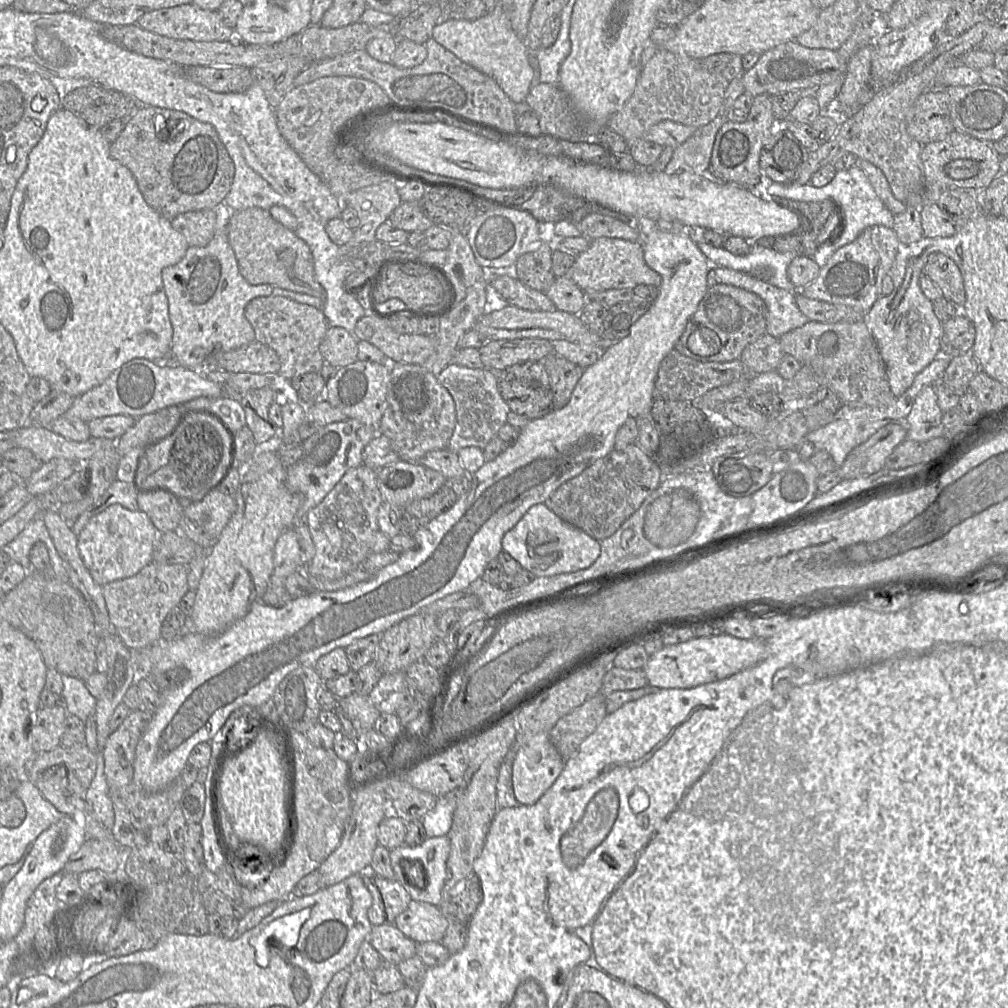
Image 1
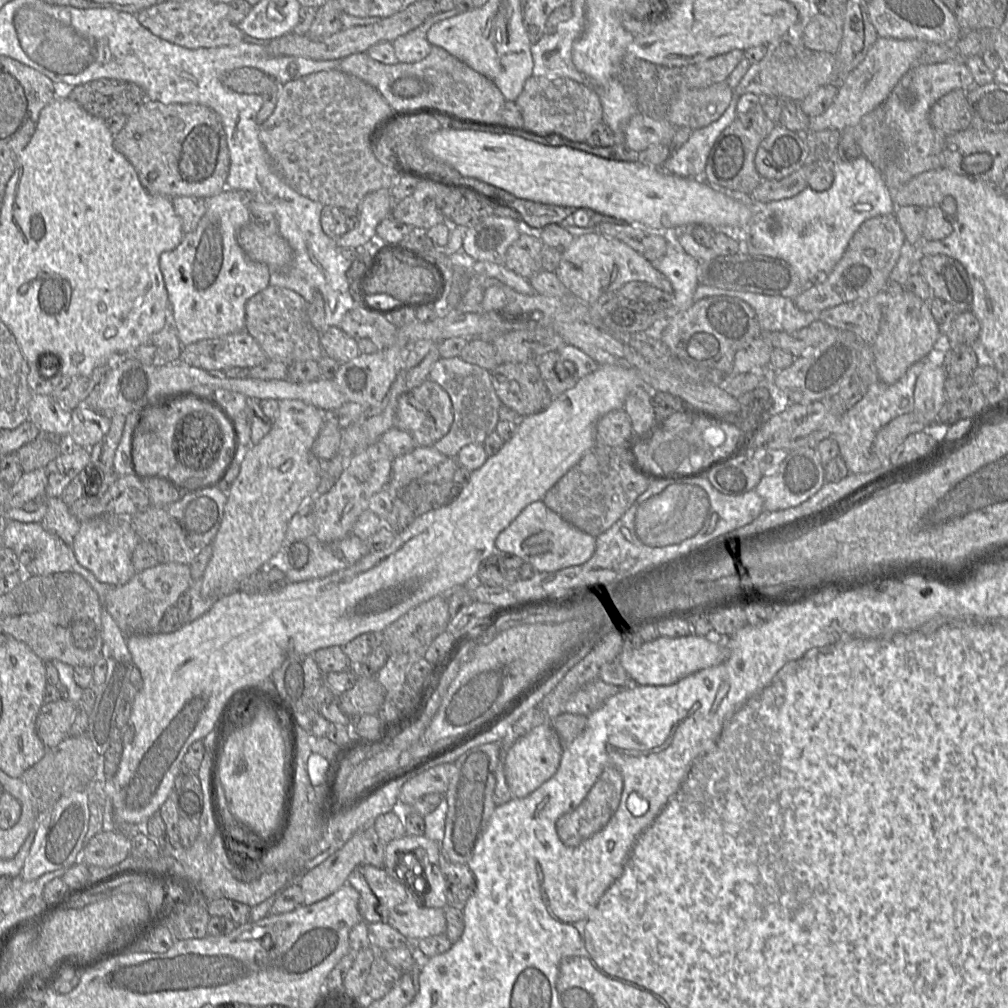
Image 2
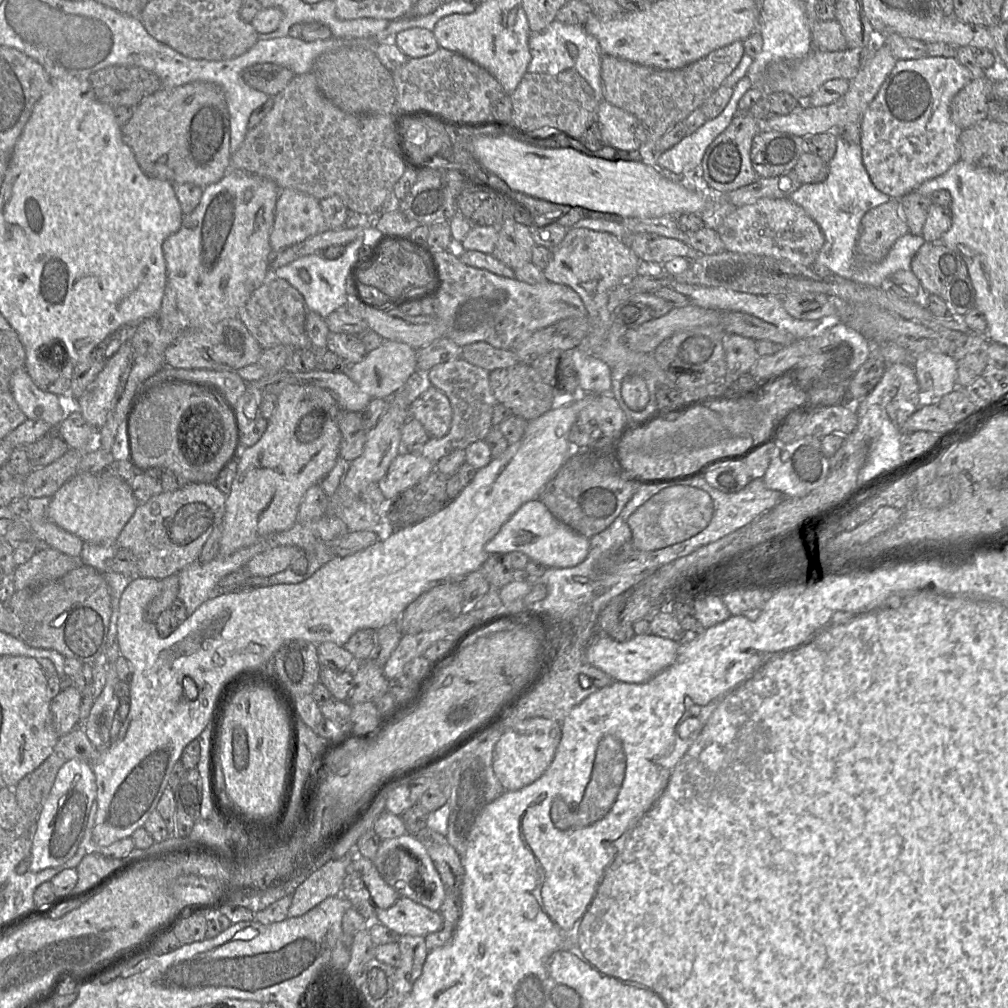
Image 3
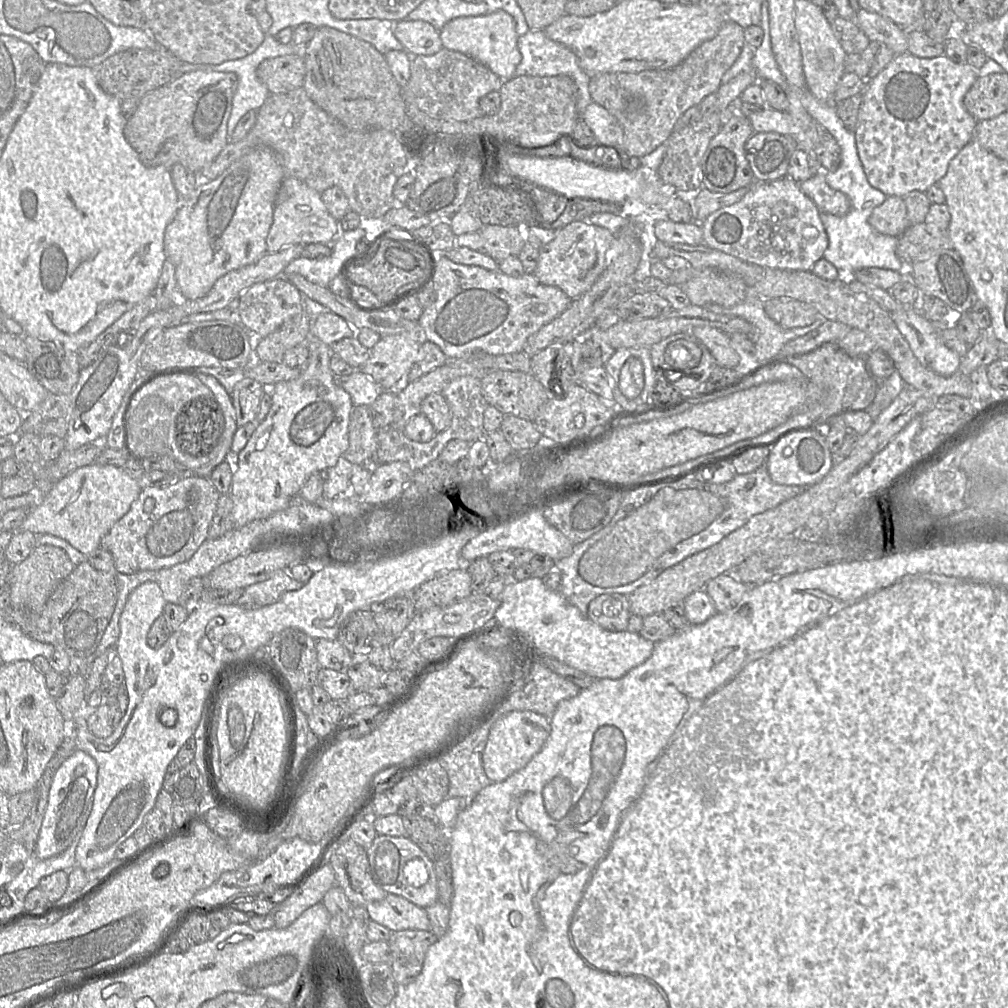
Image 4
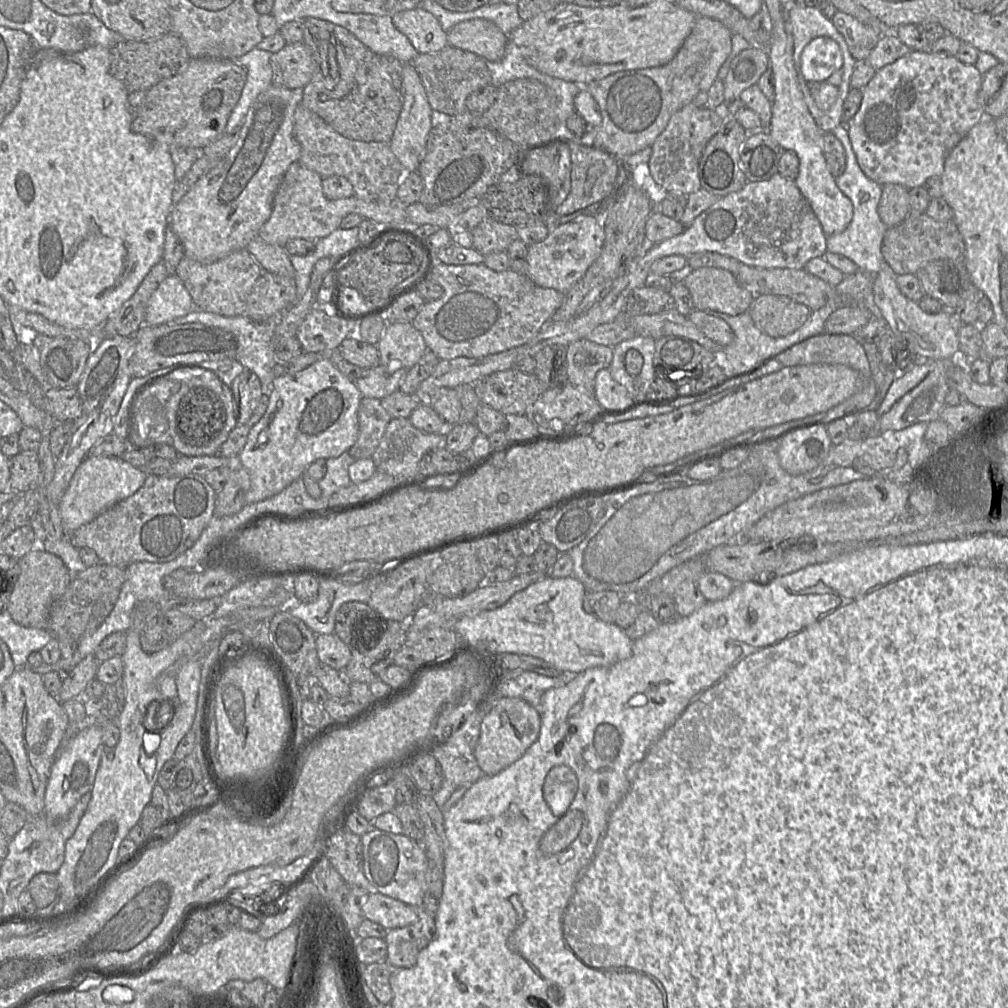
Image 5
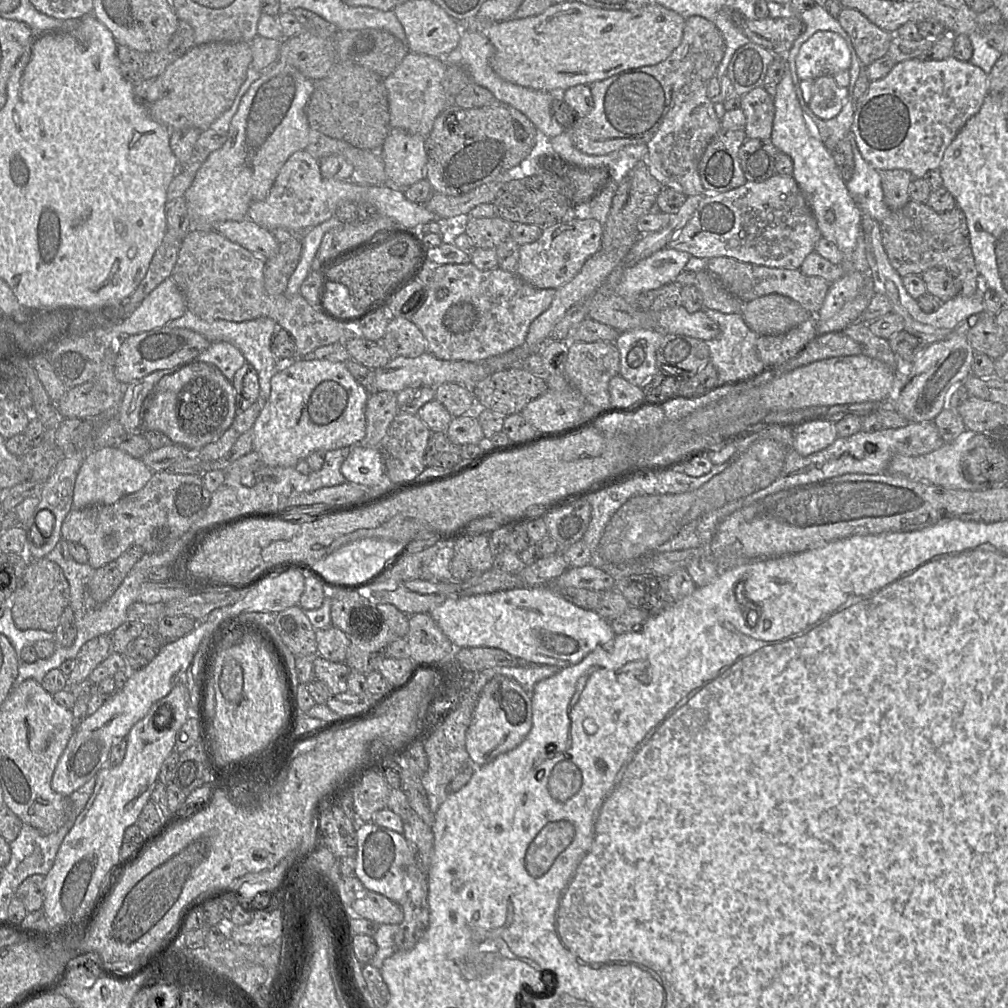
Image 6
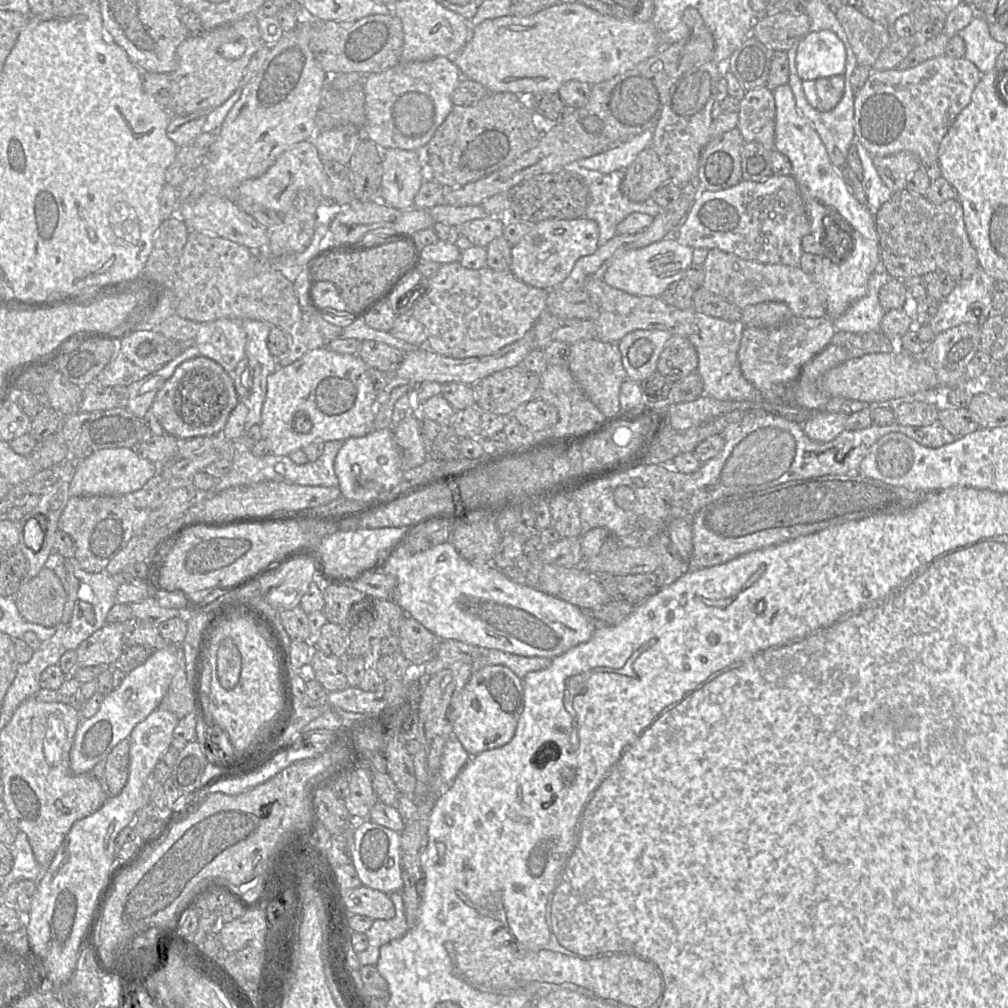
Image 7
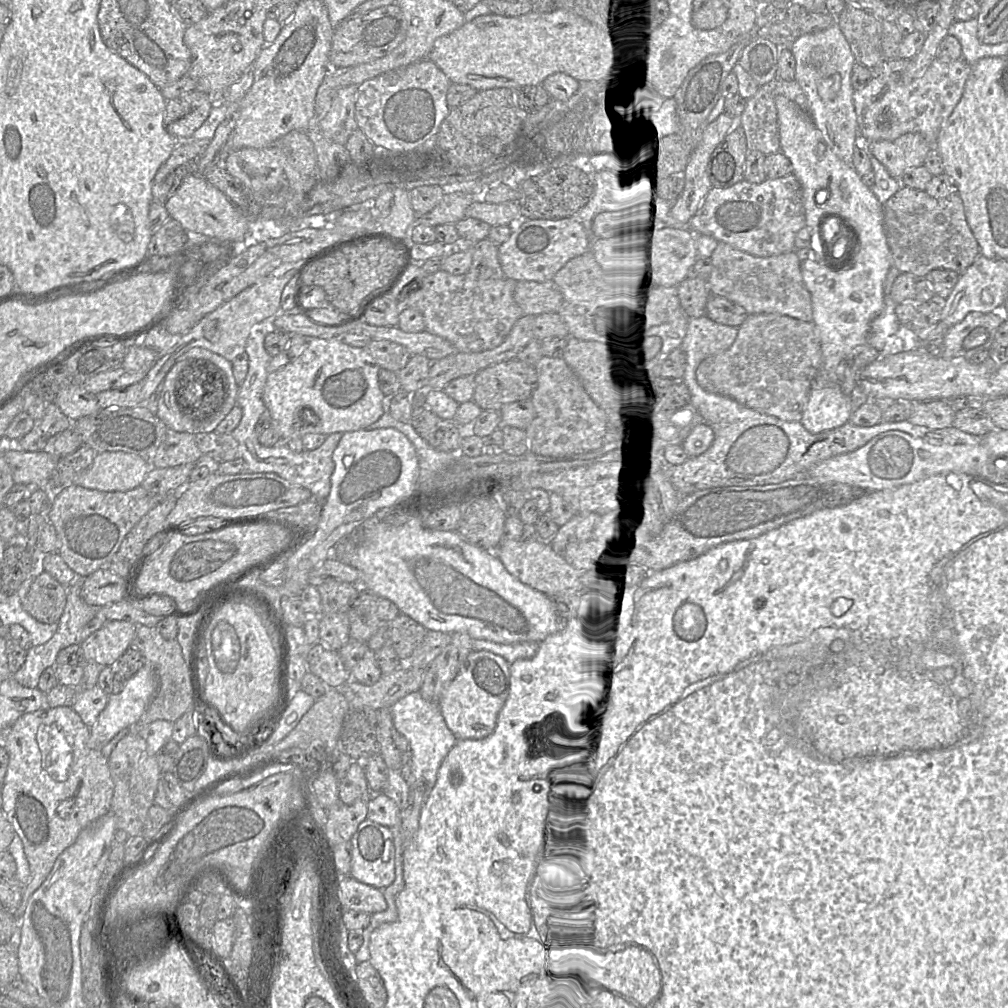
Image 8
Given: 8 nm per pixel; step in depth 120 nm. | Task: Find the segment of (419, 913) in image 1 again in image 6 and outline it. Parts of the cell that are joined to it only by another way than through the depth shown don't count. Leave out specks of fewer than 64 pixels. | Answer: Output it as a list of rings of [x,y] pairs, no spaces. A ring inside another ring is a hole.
[[[364,890],[351,906],[353,916],[362,917],[377,924],[400,924],[404,914],[401,906],[384,895]]]

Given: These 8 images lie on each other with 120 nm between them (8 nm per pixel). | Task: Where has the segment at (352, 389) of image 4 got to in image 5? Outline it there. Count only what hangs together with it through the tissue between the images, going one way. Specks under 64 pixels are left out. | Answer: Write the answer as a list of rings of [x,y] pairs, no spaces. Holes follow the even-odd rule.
[[[377,365],[373,368],[362,369],[360,376],[352,381],[362,397],[383,399],[399,390],[408,369],[399,368],[393,373],[387,373],[386,367]]]

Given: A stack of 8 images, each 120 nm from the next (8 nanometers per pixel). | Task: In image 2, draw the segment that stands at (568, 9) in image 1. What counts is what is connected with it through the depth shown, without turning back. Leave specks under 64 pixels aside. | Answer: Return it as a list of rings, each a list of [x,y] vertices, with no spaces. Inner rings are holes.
[[[572,17],[558,25],[554,34],[544,34],[542,38],[535,44],[531,45],[531,54],[533,58],[533,76],[547,77],[550,79],[555,78],[570,78],[576,82],[583,84],[590,84],[594,89],[598,90],[599,87],[593,84],[584,74],[579,72],[572,61],[572,46],[584,32],[585,22],[576,23],[572,22]]]

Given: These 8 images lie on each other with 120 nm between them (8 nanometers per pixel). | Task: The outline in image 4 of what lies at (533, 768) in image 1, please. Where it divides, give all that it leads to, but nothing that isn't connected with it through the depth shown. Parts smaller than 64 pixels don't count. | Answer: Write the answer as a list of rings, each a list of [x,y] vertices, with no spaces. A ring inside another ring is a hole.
[[[512,711],[498,718],[491,727],[482,762],[487,777],[502,782],[524,768],[542,749],[551,731],[549,718],[533,711]]]

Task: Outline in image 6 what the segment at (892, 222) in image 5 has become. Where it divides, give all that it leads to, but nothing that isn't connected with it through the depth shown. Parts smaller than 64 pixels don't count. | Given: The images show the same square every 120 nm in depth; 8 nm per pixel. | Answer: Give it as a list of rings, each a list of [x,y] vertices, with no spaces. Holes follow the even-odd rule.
[[[902,169],[882,170],[879,173],[886,206],[890,211],[904,207],[910,201],[909,186],[915,178]]]

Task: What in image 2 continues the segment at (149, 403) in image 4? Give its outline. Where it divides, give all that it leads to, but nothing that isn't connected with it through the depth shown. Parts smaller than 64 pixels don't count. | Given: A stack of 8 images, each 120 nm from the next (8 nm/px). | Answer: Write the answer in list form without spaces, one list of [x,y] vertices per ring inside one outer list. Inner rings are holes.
[[[188,395],[167,402],[150,406],[141,412],[138,426],[132,437],[132,463],[133,470],[137,474],[152,474],[154,477],[162,477],[168,480],[168,475],[178,462],[173,448],[174,432],[177,423],[187,414],[193,411],[209,412],[219,423],[224,434],[224,443],[229,440],[229,430],[233,435],[226,413],[212,401]]]

